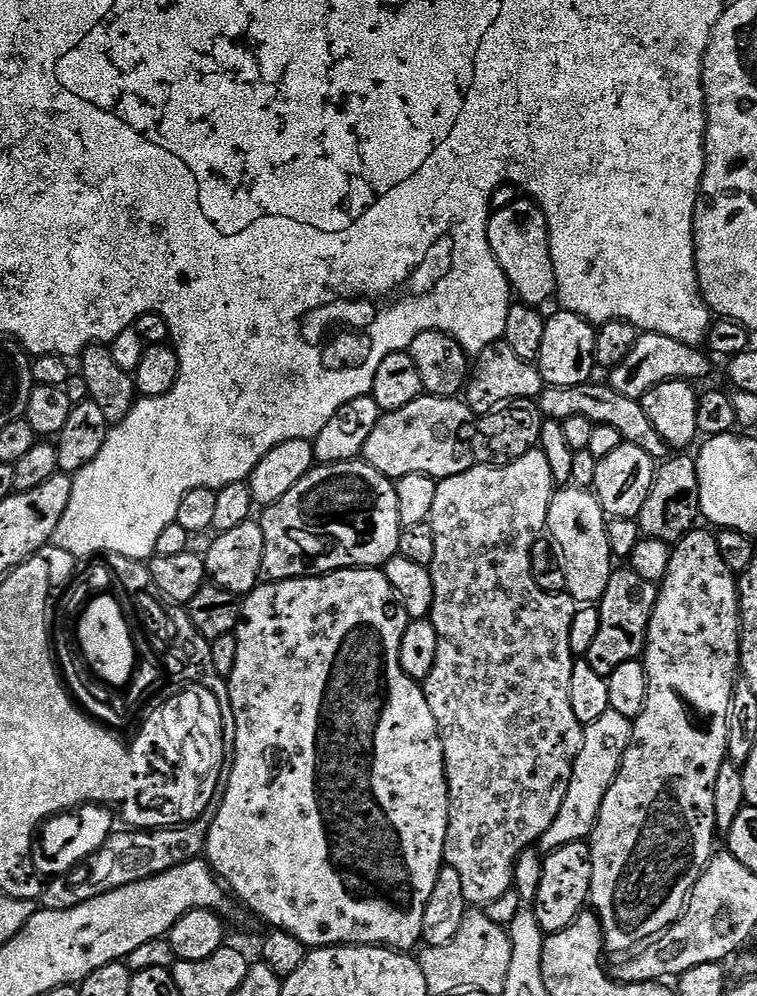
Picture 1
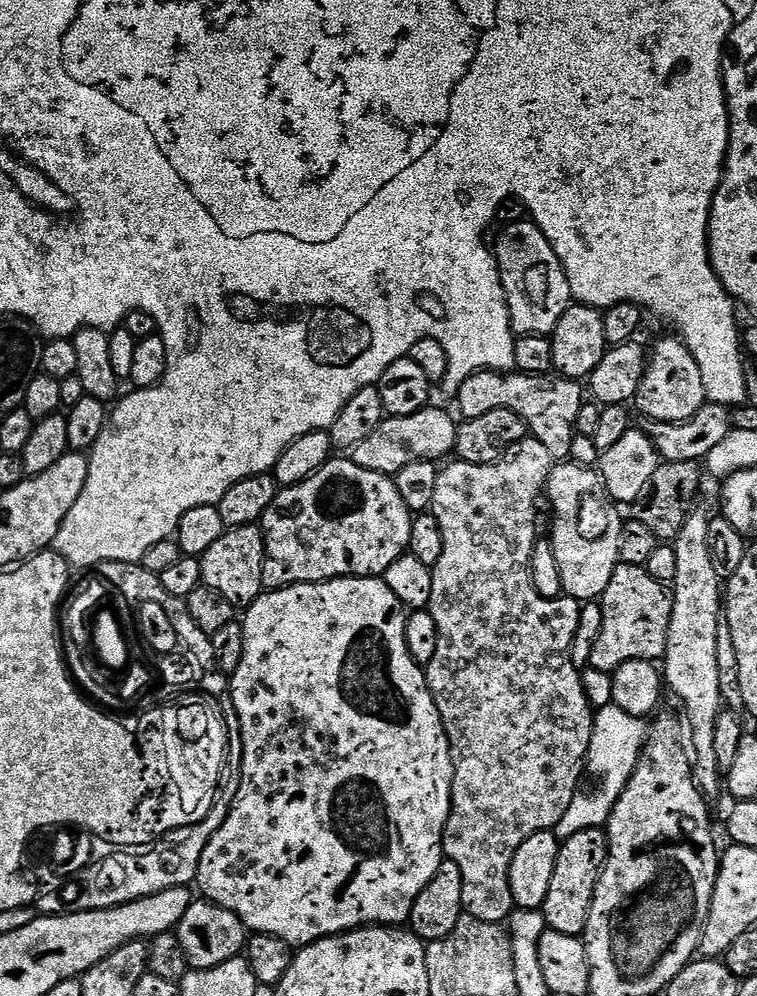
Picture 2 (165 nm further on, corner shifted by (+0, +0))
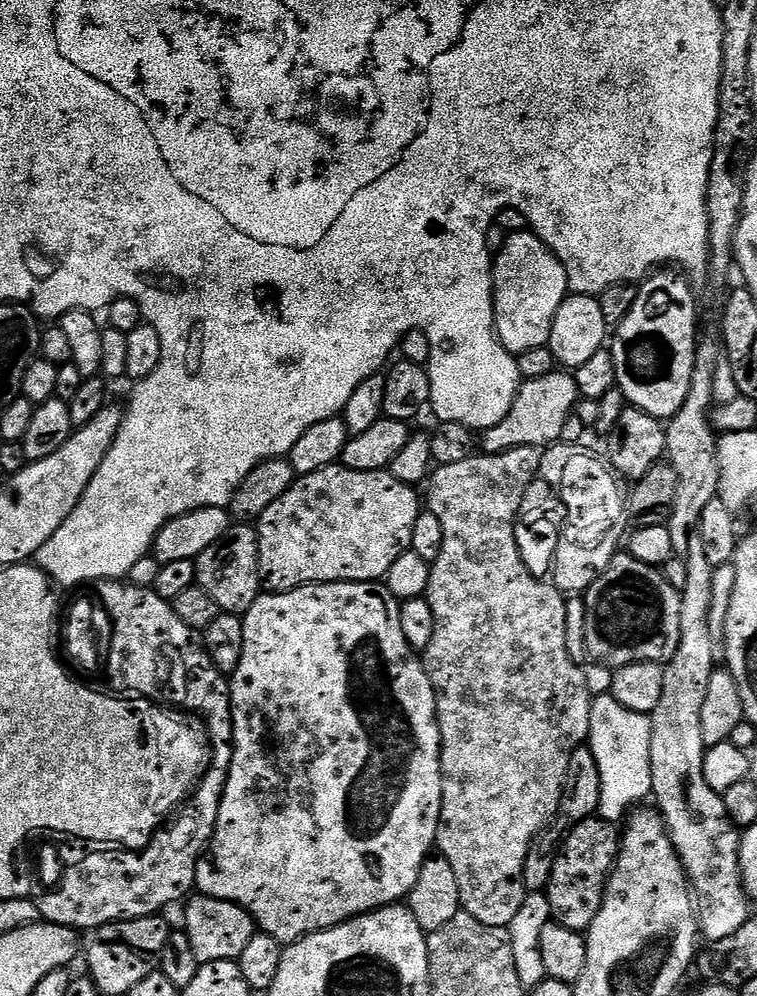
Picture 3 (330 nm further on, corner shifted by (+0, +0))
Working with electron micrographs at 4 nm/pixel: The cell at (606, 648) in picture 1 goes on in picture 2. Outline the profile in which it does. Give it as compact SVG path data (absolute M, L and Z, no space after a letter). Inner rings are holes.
M617 564L614 570L614 578L610 578L610 586L606 586L603 596L598 603L601 606L602 626L592 650L591 667L603 672L615 672L618 666L622 666L631 660L659 661L666 650L666 638L670 630L670 614L672 613L672 598L669 589L659 584L647 567L639 568L629 564Z

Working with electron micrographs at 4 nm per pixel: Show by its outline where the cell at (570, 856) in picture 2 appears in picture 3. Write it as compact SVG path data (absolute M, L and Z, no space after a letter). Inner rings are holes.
M591 818L576 824L559 849L551 878L546 887L552 920L562 927L587 933L604 901L604 888L620 854L621 833L610 820Z

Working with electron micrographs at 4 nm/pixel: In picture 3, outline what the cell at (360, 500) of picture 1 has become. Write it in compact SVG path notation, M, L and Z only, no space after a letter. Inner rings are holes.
M337 462L326 466L322 470L314 470L314 474L297 476L296 481L278 498L278 502L271 504L255 521L256 537L258 538L258 562L260 563L260 583L265 593L293 592L296 588L302 588L305 584L347 584L349 582L380 582L384 575L394 566L394 561L403 552L412 547L412 535L414 534L414 522L418 522L418 514L422 510L422 500L416 497L417 489L406 482L398 482L398 478L392 476L391 471L363 472L362 470L350 470L343 463Z

